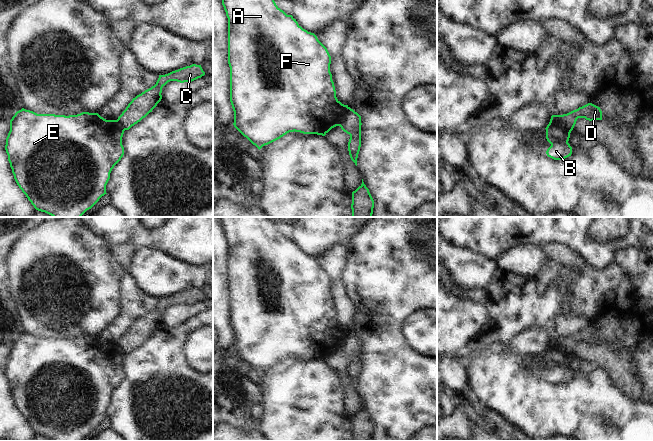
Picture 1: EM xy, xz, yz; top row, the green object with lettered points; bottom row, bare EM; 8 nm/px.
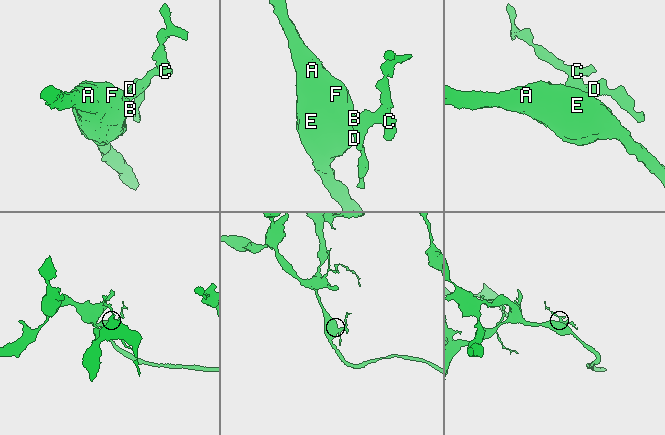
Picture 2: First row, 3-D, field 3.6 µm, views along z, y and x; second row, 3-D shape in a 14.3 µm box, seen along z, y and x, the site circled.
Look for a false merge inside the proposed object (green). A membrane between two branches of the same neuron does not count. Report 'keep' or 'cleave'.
cleave

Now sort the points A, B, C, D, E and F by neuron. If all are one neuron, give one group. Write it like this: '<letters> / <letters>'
A B E F / C D

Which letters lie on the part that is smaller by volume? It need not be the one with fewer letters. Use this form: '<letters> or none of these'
C, D

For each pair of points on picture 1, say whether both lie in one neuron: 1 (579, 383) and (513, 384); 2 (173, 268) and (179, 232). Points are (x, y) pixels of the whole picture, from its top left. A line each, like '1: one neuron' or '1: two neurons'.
1: one neuron
2: two neurons

